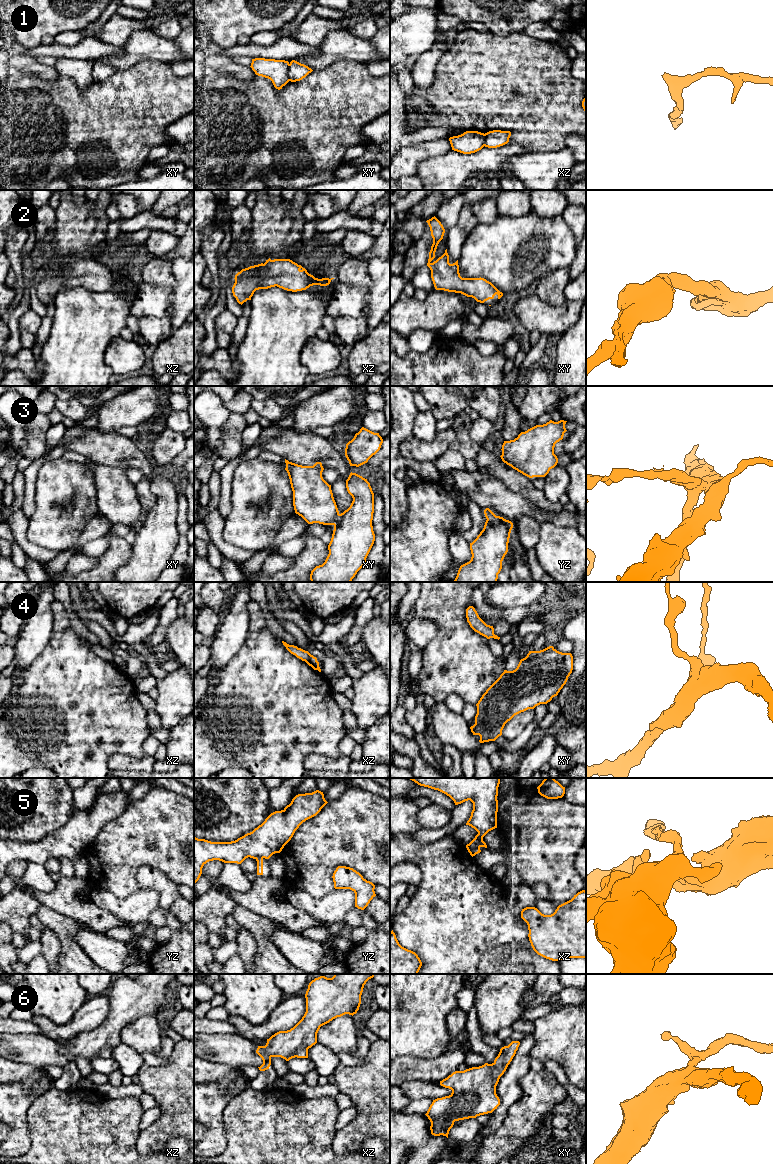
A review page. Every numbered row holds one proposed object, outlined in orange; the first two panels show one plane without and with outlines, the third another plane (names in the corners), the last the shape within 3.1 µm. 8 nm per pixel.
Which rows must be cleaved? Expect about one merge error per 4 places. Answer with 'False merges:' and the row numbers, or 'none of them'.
False merges: 1, 3, 5

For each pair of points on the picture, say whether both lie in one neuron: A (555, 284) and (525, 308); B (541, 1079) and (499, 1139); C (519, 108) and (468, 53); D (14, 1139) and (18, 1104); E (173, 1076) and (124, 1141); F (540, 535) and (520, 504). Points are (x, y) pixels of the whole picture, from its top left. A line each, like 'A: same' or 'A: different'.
A: different
B: same
C: same
D: same
E: different
F: different

